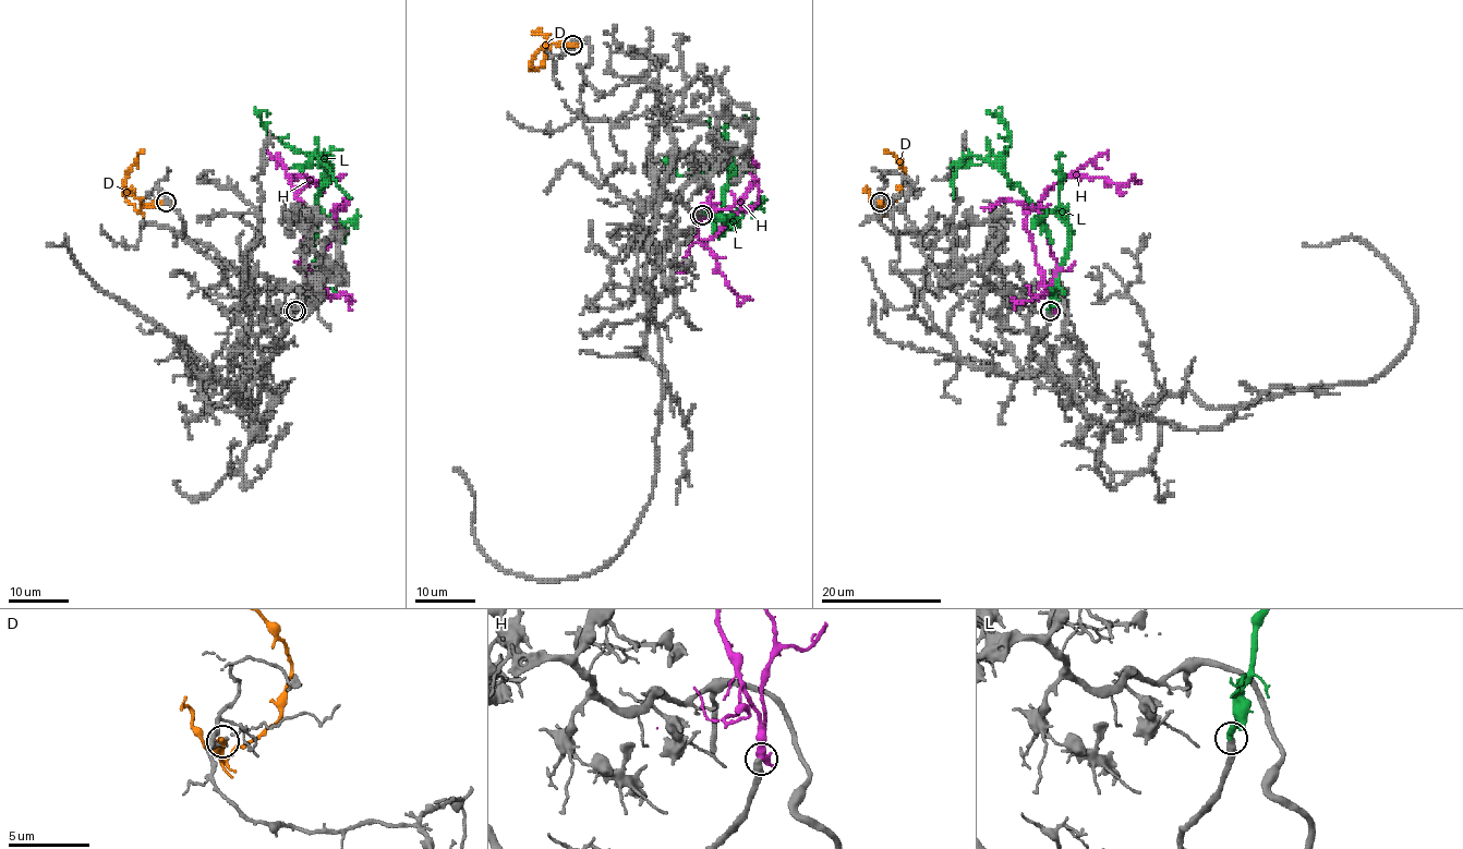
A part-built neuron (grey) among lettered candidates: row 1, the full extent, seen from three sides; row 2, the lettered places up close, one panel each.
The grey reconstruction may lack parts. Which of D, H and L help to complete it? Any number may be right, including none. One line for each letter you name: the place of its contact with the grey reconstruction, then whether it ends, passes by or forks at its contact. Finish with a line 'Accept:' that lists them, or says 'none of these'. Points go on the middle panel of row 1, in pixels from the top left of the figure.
H: contact (700, 216); it ends
Accept: H

